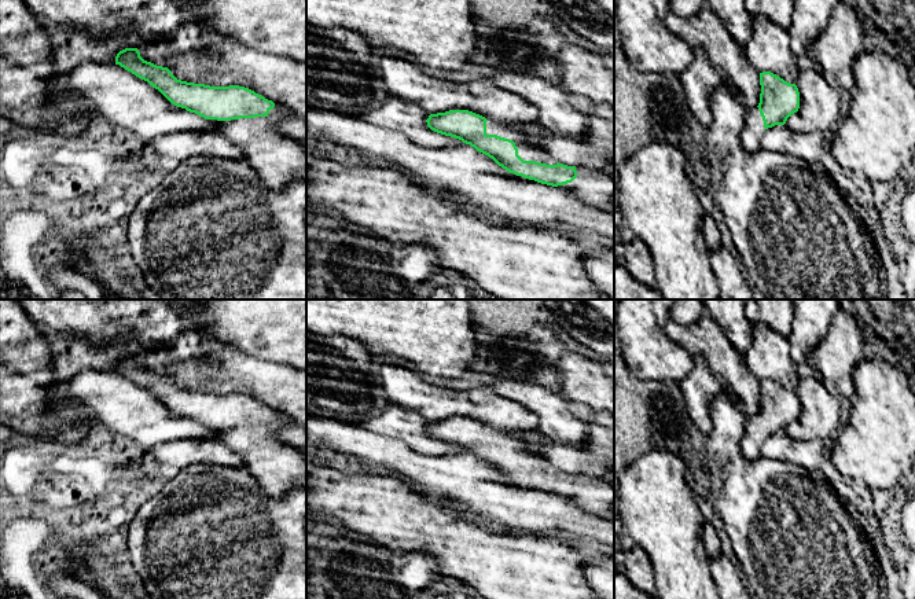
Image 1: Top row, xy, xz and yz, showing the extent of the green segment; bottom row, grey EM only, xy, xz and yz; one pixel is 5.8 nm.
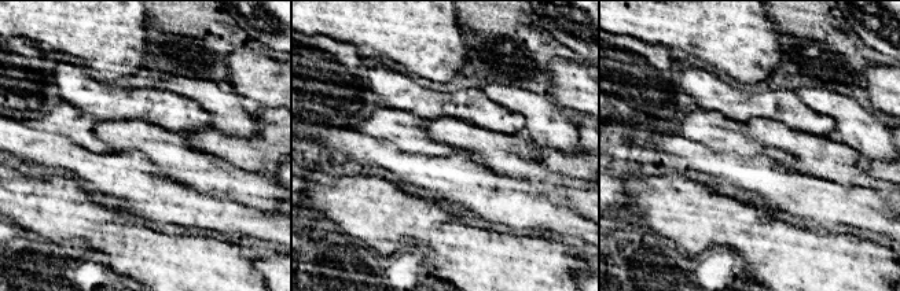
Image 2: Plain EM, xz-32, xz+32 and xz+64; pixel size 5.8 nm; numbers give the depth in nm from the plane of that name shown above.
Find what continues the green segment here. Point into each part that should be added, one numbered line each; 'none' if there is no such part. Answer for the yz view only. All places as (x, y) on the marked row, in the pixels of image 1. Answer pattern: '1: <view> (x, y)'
1: yz (753, 129)

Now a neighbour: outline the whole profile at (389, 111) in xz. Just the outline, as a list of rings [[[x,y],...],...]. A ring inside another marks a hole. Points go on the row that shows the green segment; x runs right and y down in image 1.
[[[389,95],[379,96],[371,111],[359,118],[400,132],[419,146],[445,147],[463,143],[431,131],[426,122],[429,115],[425,109]]]

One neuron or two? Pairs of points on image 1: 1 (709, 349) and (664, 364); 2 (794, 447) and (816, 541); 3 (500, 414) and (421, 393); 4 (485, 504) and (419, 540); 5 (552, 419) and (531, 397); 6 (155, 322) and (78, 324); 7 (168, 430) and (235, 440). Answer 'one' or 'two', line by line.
1: two
2: two
3: one
4: two
5: one
6: one
7: two

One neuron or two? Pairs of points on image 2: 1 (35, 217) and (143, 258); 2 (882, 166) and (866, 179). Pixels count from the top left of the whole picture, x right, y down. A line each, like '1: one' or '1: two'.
1: one
2: two

